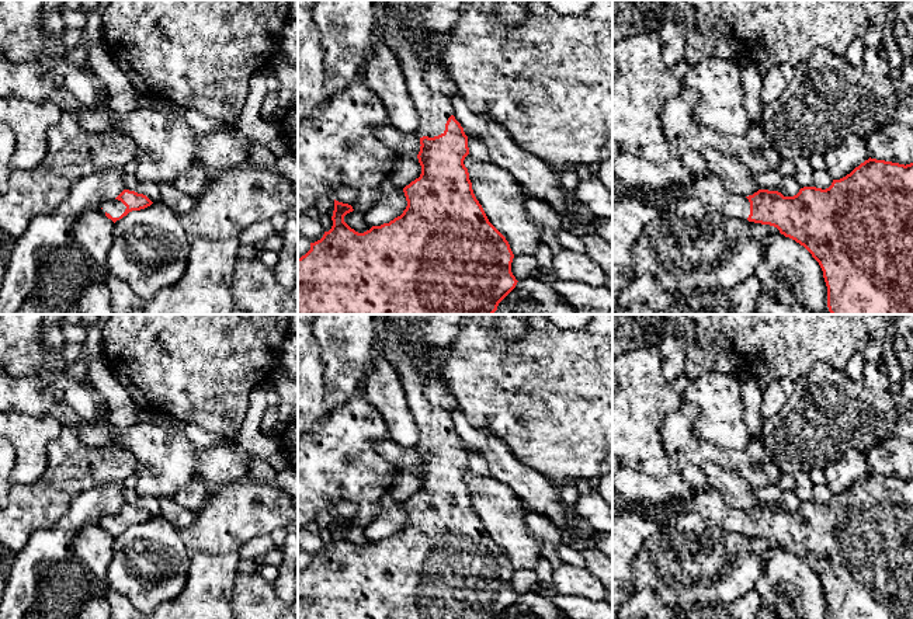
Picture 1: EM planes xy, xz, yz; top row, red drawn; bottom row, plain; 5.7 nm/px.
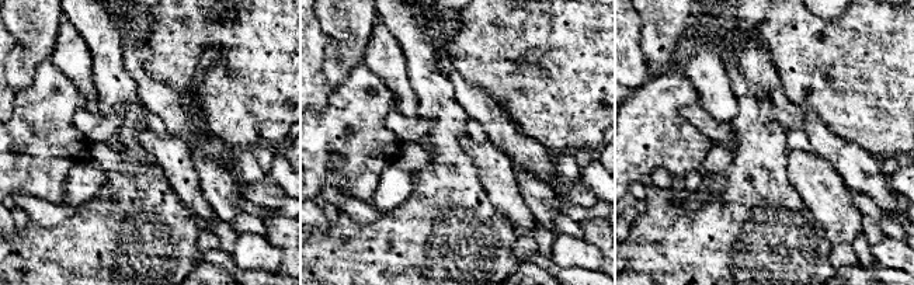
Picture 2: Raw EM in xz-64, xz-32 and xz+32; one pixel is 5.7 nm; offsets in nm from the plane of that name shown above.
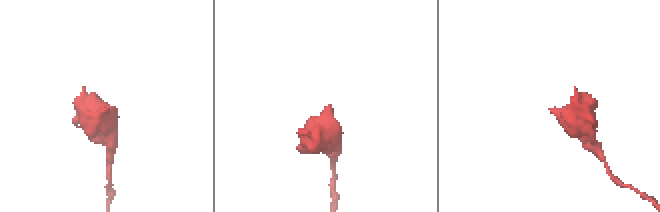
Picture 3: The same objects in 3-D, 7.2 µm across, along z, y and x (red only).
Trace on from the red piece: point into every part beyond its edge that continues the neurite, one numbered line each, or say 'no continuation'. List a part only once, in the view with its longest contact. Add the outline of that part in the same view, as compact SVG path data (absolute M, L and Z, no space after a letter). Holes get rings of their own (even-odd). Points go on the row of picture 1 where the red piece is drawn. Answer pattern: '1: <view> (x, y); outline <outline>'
1: xz (433, 108); outline M375 0L376 34L398 58L405 73L412 102L419 114L417 136L434 138L445 131L445 124L454 115L452 100L431 90L424 74L428 56L423 52L419 35L398 20L386 0Z

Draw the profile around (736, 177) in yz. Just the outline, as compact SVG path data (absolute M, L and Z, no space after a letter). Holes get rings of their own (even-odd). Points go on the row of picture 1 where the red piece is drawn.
M707 147L704 159L708 171L718 175L729 192L749 197L760 189L753 178L753 173L733 156Z

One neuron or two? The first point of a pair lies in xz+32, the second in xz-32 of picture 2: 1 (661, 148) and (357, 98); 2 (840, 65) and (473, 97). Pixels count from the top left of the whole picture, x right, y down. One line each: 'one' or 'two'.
1: one
2: two

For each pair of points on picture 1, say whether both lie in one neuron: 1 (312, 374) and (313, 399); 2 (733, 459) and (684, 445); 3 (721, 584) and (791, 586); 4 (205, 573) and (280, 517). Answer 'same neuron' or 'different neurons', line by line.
1: same neuron
2: same neuron
3: different neurons
4: different neurons

